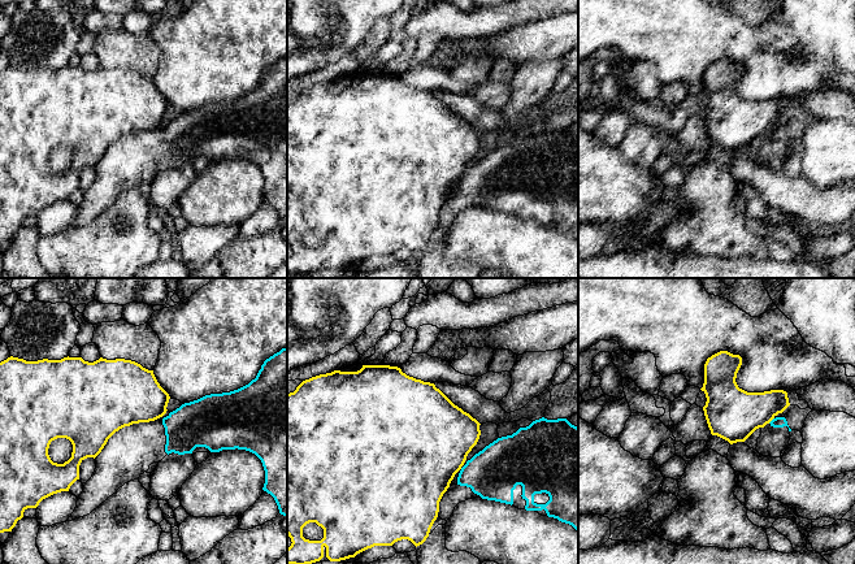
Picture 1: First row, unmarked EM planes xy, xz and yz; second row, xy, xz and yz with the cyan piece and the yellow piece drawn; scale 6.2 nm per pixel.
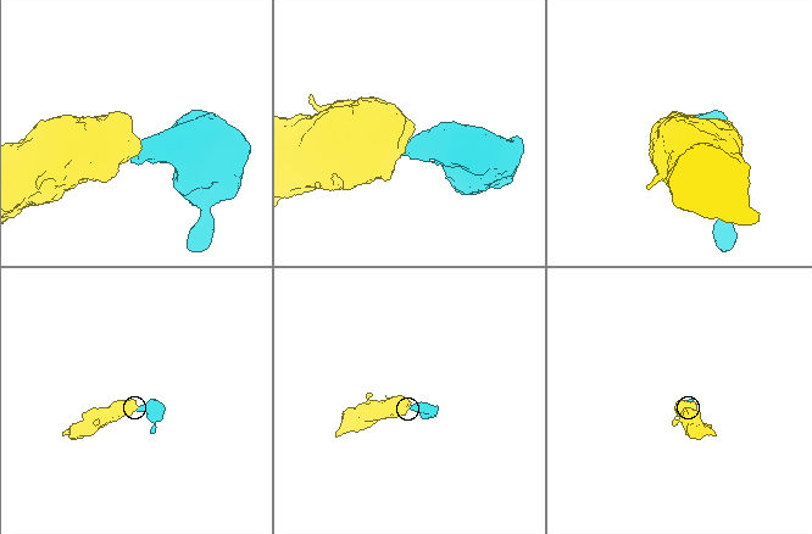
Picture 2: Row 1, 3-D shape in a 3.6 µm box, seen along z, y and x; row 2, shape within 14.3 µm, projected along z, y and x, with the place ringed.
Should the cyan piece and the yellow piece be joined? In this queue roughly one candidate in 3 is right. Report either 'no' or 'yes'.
no

